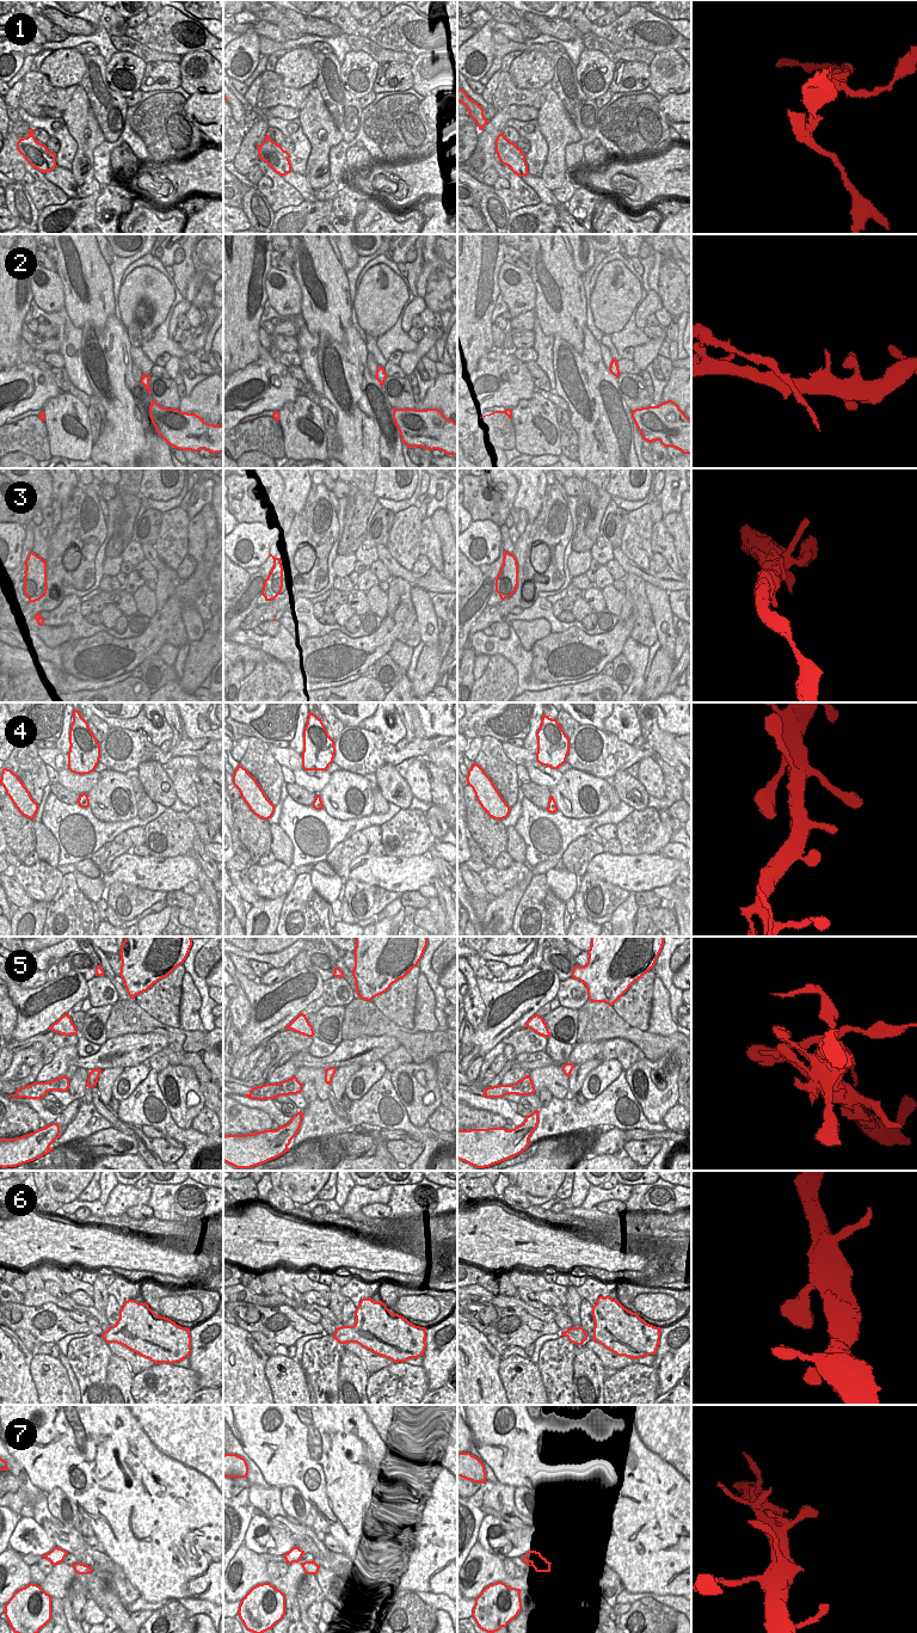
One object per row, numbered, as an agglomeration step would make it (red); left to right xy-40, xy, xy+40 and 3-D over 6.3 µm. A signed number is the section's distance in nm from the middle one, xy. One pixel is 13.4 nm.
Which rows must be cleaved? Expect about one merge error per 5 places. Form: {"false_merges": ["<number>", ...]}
{"false_merges": ["1", "5"]}

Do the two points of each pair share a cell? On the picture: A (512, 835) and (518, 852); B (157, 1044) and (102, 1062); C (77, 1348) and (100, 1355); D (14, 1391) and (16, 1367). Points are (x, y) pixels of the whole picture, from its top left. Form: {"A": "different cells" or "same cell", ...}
{"A": "same cell", "B": "same cell", "C": "same cell", "D": "same cell"}

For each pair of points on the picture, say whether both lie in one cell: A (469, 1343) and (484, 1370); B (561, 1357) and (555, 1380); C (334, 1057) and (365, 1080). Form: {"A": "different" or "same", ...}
{"A": "same", "B": "same", "C": "different"}

